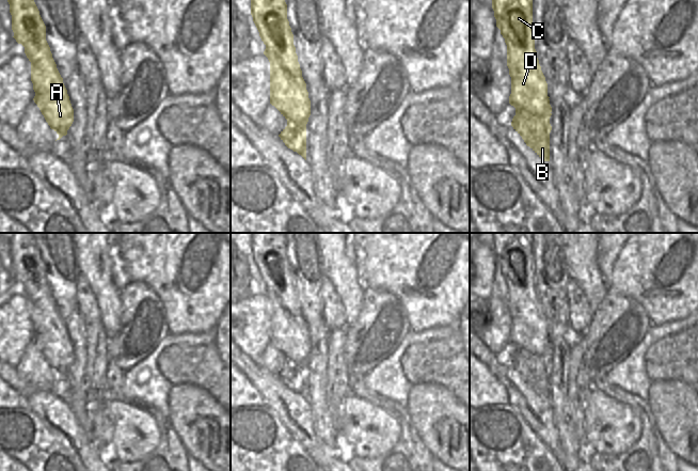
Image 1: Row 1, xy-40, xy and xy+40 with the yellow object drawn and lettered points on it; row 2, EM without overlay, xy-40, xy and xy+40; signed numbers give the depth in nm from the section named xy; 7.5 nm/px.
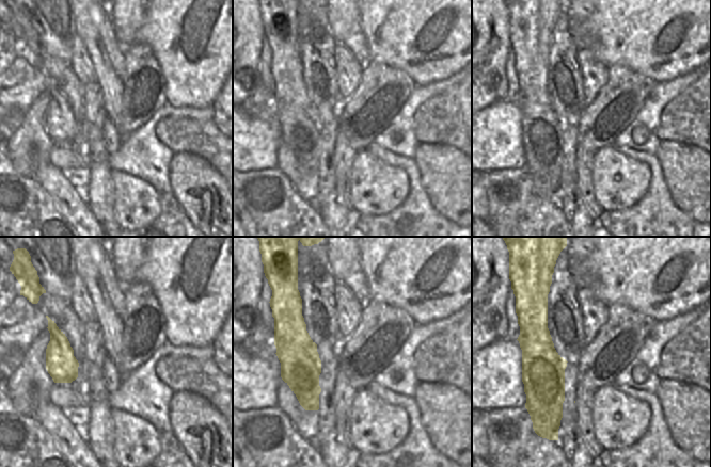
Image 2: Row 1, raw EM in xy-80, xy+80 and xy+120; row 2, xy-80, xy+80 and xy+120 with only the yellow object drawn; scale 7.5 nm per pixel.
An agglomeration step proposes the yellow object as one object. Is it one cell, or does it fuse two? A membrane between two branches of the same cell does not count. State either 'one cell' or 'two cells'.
two cells

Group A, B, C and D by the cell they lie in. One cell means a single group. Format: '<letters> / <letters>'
A / B C D

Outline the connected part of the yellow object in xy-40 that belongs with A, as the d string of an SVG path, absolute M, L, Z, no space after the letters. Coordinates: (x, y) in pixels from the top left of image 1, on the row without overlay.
M72 343L66 345L43 345L41 348L46 361L59 375L66 375L74 361Z

